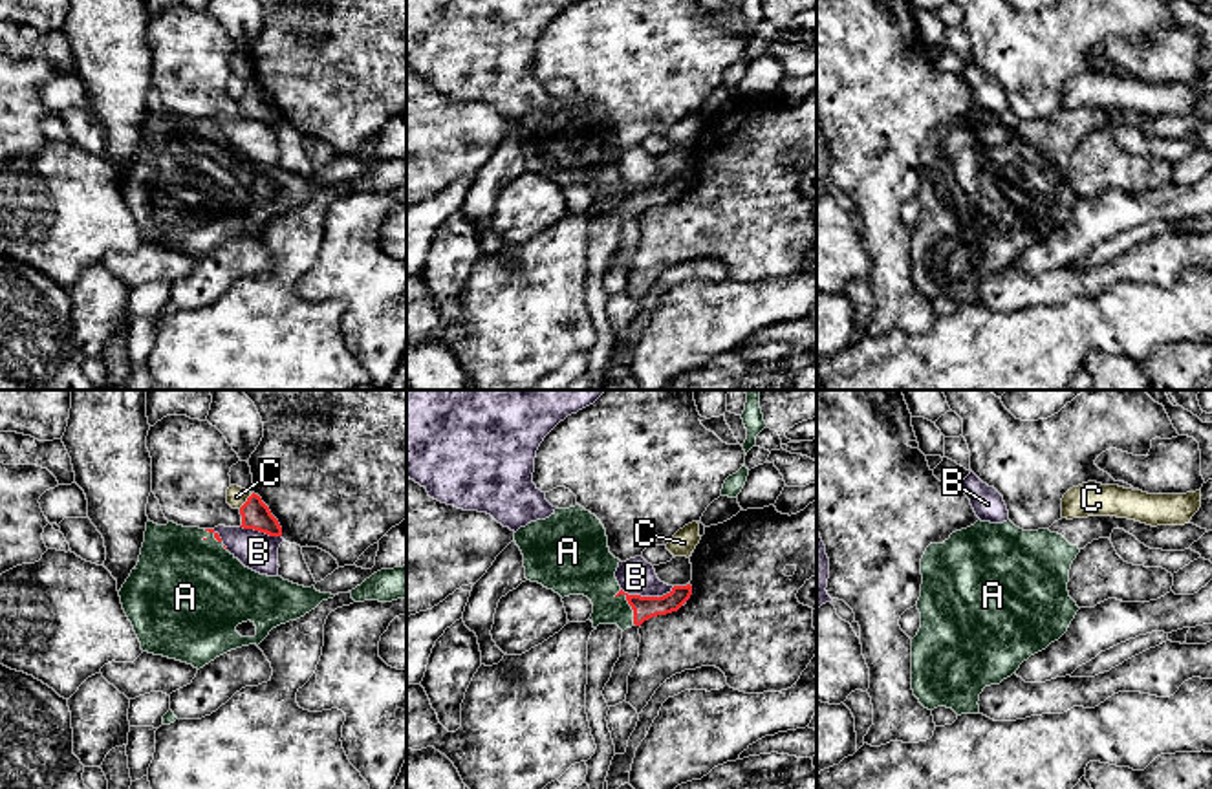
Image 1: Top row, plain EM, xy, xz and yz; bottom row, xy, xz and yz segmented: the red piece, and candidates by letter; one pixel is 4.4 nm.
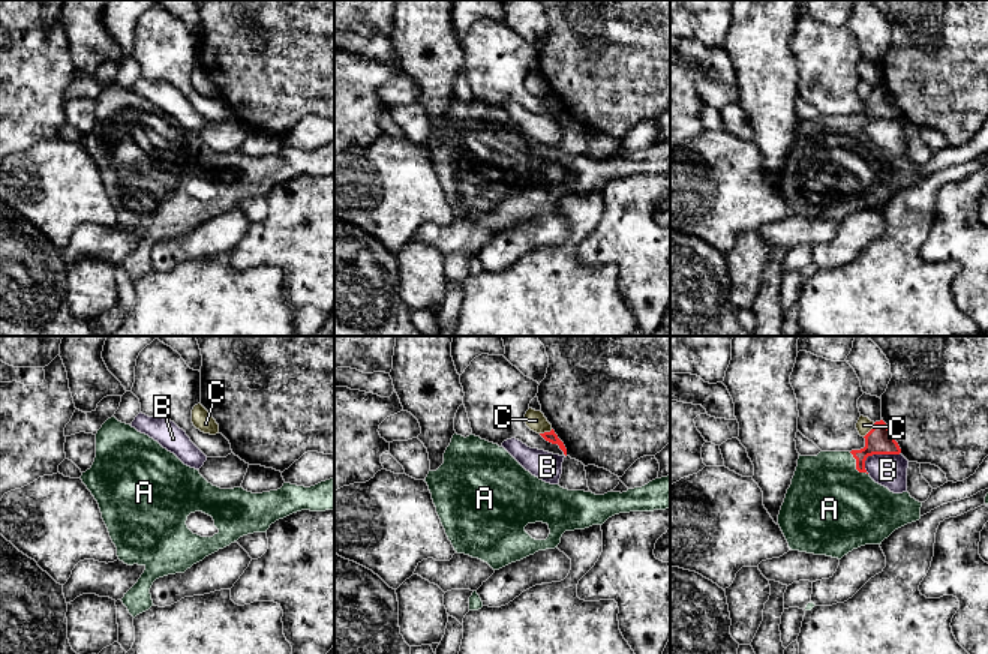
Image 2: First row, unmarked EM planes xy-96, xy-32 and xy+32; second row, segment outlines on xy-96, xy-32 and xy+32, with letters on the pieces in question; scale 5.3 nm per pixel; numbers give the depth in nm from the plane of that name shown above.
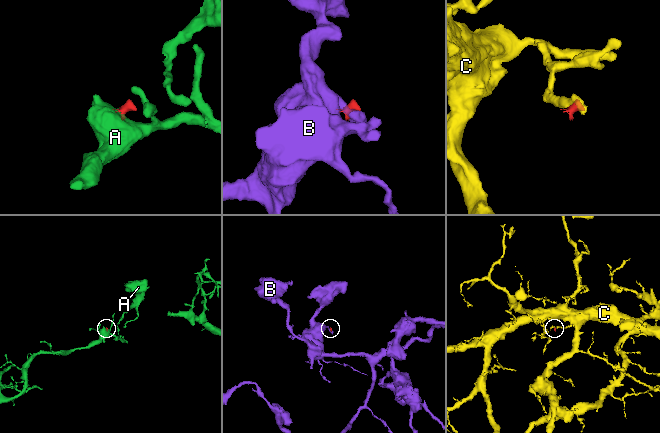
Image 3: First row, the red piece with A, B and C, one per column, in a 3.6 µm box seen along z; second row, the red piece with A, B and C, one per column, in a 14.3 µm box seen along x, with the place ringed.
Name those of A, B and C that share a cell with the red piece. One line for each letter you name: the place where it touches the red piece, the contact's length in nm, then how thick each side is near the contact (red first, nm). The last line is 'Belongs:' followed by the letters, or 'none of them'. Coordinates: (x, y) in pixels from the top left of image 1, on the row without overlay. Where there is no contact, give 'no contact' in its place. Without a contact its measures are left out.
A: meets red in xz at (630, 194); contact 170 nm long; 100 nm thick on the red side, 240 nm on the other
Belongs: A

